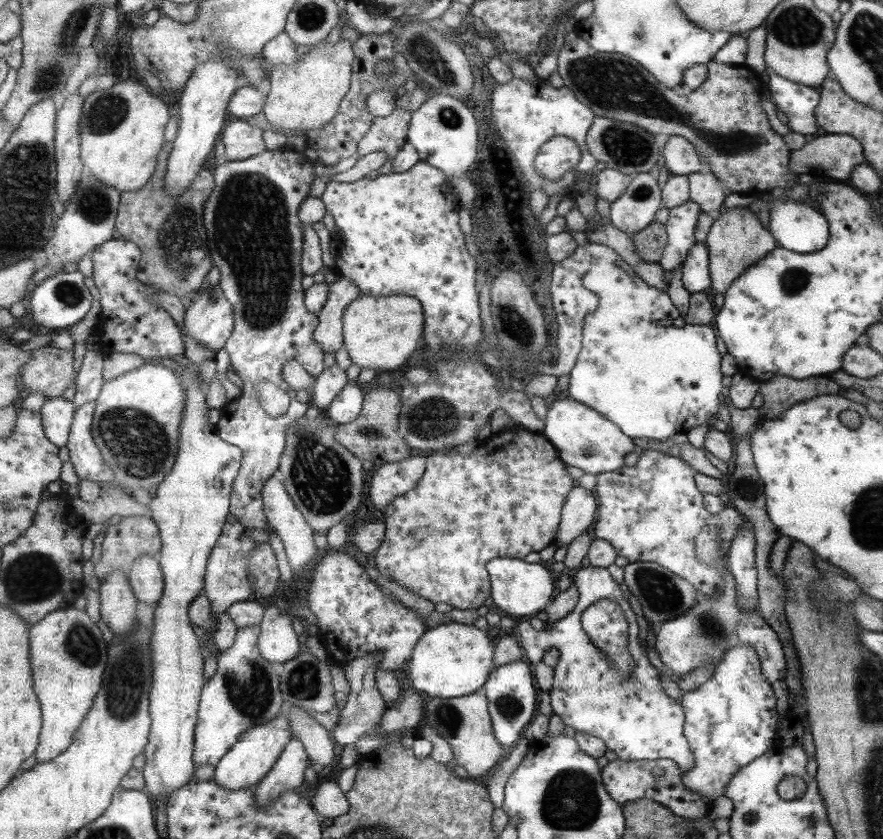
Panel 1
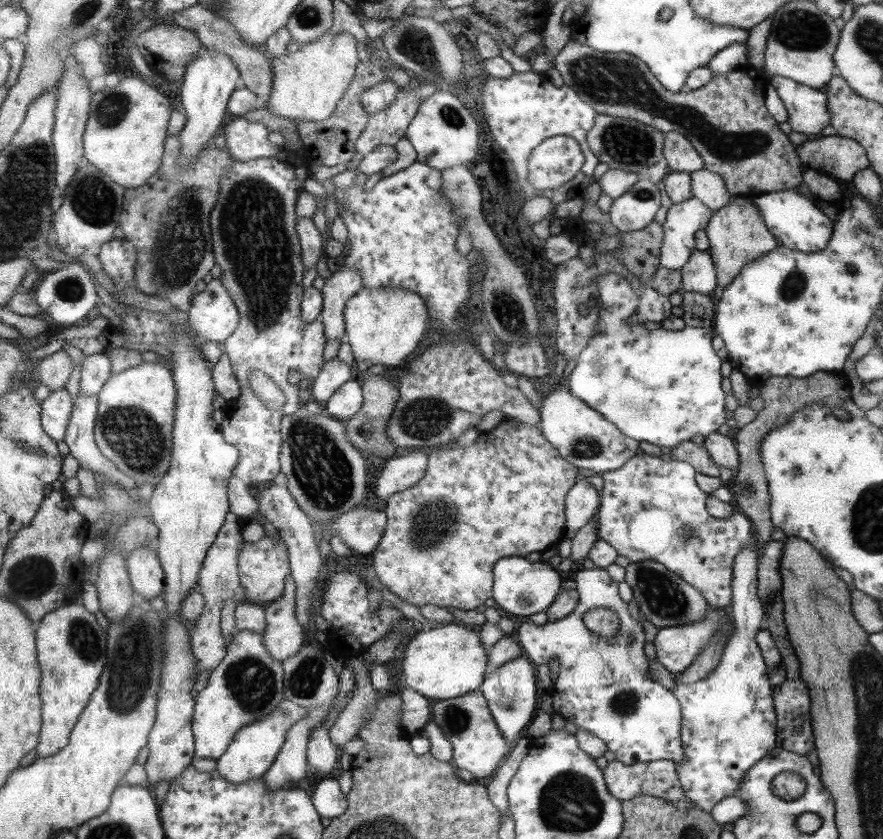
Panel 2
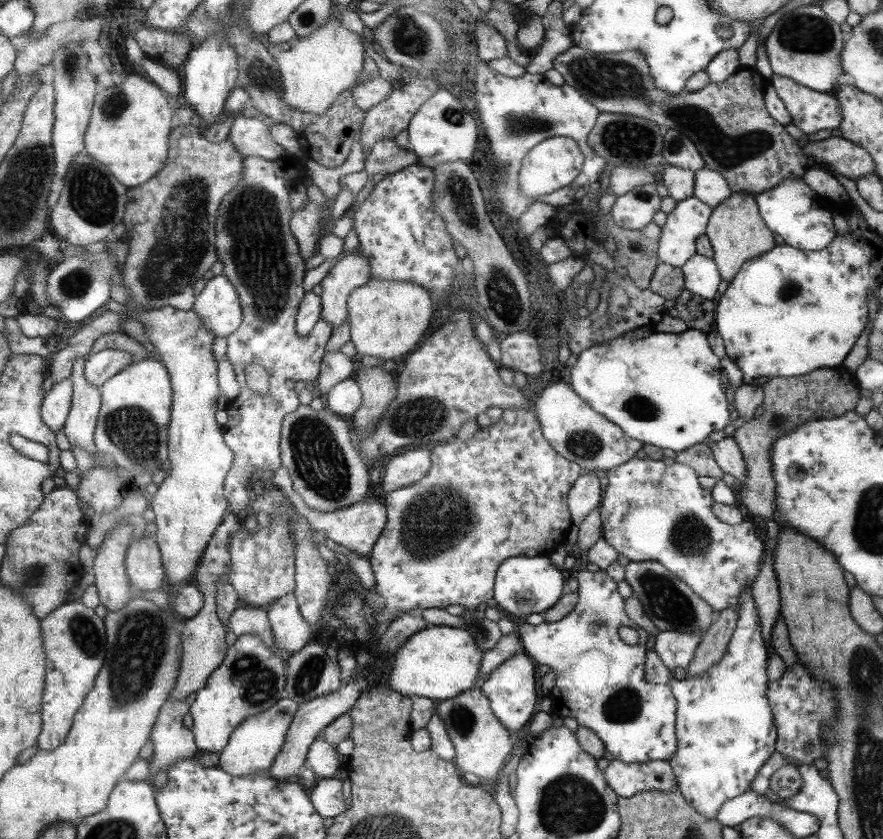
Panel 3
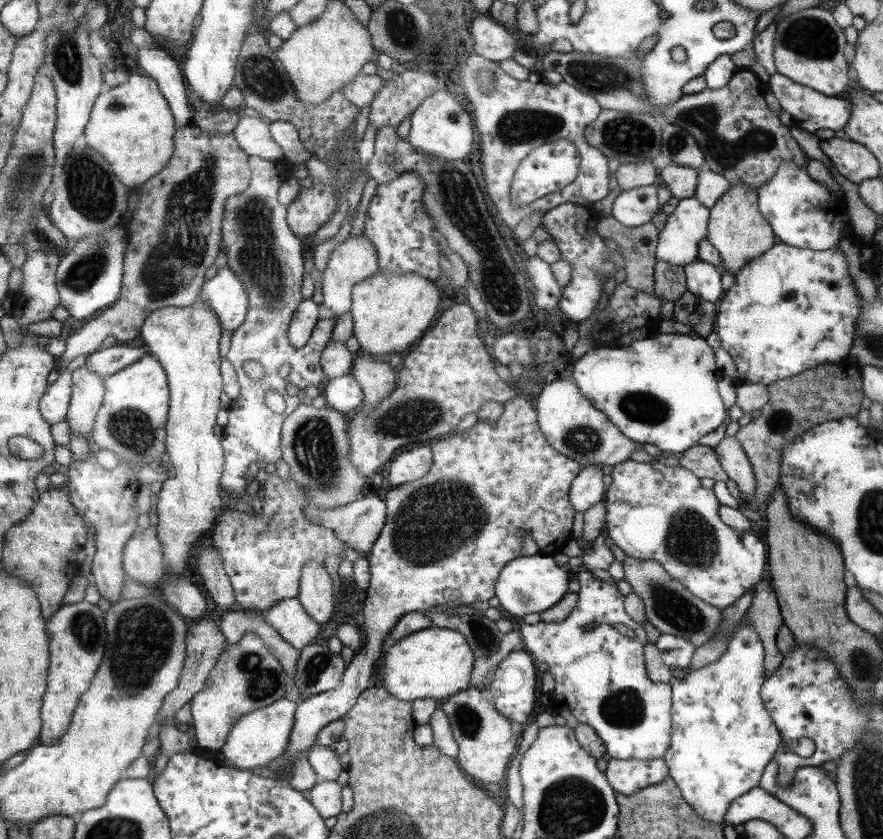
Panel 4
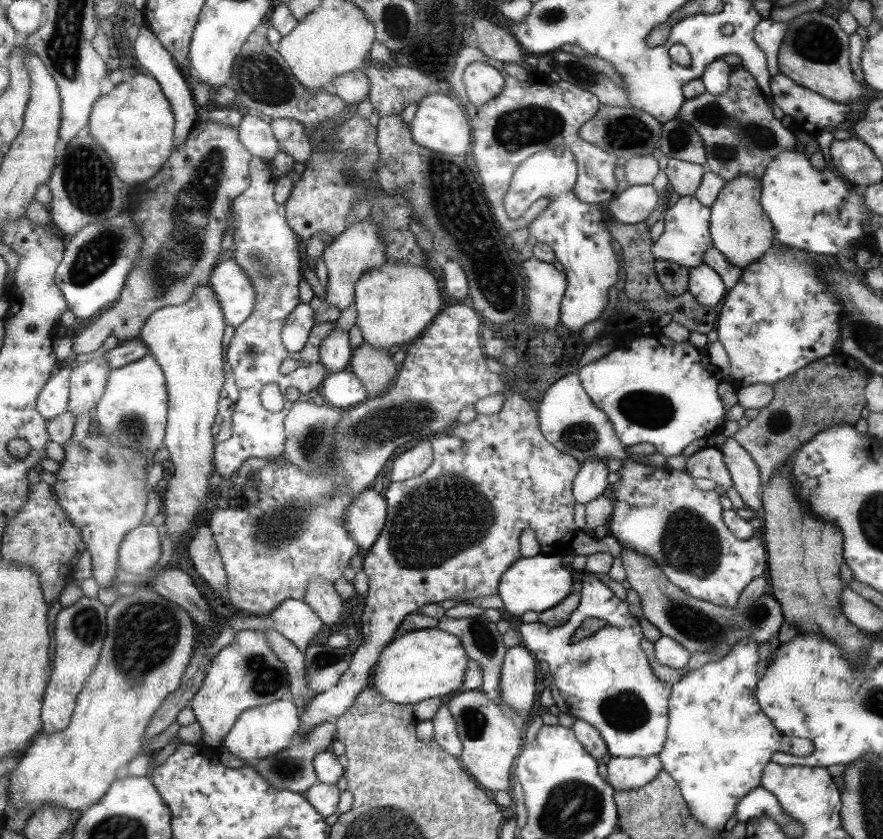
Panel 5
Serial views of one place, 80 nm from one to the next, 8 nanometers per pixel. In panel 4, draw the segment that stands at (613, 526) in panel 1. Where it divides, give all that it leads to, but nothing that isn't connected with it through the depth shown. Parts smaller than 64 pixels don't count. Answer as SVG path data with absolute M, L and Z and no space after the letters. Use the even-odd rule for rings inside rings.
M631 459L621 462L620 465L611 467L610 473L610 485L606 488L604 498L605 507L605 524L603 531L606 534L606 538L609 538L611 542L617 546L617 548L623 551L626 557L631 557L637 560L653 560L663 567L671 578L677 579L681 586L685 586L685 590L689 594L693 594L695 598L699 598L705 604L714 606L715 608L727 609L729 605L733 605L737 602L737 599L741 599L751 587L755 586L763 577L767 571L767 548L764 542L761 542L757 536L751 534L751 530L743 530L743 532L737 532L732 530L732 527L726 526L721 522L719 511L717 510L717 499L713 495L712 489L701 488L699 486L699 478L696 477L691 471L677 466L665 466L659 461L650 461L647 463L636 462Z

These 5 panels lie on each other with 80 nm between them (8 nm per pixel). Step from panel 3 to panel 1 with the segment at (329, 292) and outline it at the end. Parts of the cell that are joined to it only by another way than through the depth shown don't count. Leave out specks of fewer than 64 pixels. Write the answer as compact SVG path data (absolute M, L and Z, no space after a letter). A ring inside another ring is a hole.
M338 276L337 280L330 284L327 304L318 312L320 325L315 334L316 342L320 343L320 346L323 346L325 355L337 352L337 350L341 350L341 348L344 347L344 314L348 306L361 295L360 287L357 286L356 282L353 282L351 278Z

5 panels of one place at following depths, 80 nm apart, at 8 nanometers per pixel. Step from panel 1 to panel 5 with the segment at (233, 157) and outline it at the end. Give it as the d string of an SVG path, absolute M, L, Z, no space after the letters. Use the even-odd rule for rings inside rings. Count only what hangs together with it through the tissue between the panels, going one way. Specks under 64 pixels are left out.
M258 114L246 115L239 127L240 141L254 157L271 161L282 150L269 119Z

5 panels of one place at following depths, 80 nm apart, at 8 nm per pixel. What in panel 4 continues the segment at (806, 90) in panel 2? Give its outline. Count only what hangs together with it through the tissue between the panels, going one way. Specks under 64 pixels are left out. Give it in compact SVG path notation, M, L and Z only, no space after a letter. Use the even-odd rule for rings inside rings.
M778 73L769 76L768 89L777 98L781 110L791 115L792 124L801 130L806 130L813 134L815 131L818 132L820 128L825 128L825 130L830 130L832 133L836 130L842 130L847 124L847 120L849 120L851 105L844 98L815 92L815 90L792 82L789 78Z

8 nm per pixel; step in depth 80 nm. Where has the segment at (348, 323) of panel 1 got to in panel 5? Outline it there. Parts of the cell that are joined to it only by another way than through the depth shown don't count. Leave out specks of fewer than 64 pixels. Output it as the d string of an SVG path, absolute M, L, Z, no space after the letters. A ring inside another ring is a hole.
M386 262L383 266L366 272L361 280L357 281L355 304L356 323L361 330L363 341L375 346L377 350L389 350L397 344L406 348L421 337L442 312L443 296L439 282L429 267L415 266L408 262Z

